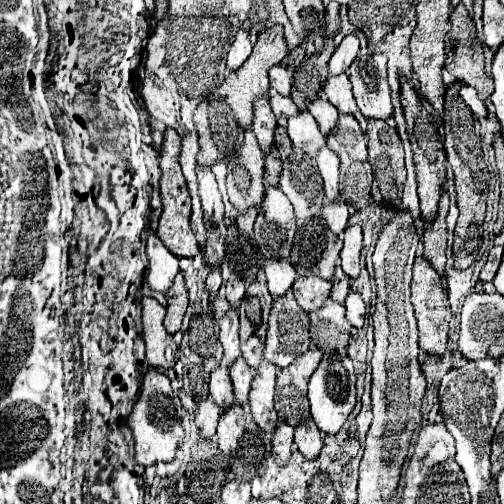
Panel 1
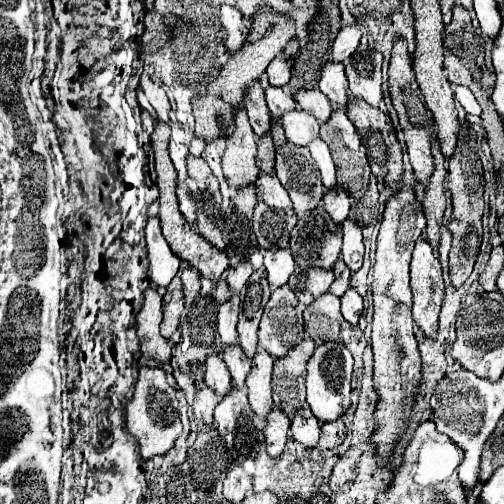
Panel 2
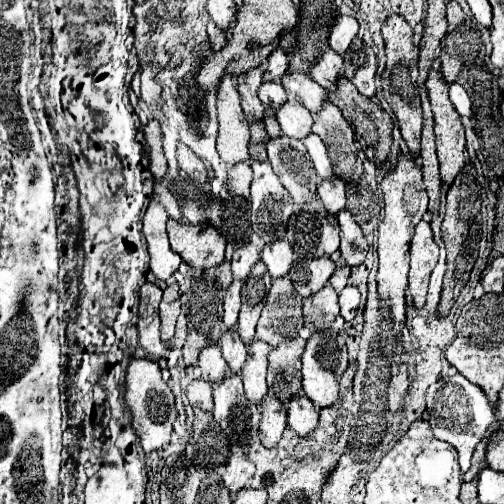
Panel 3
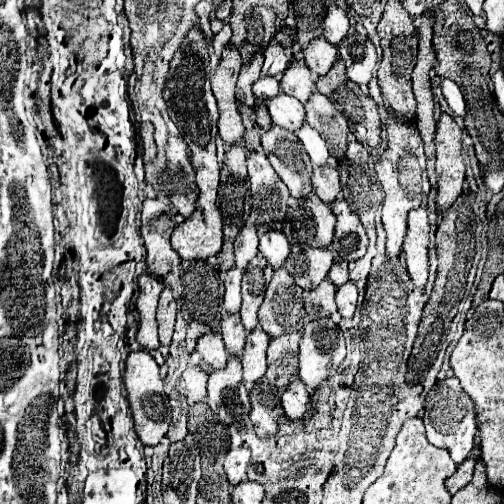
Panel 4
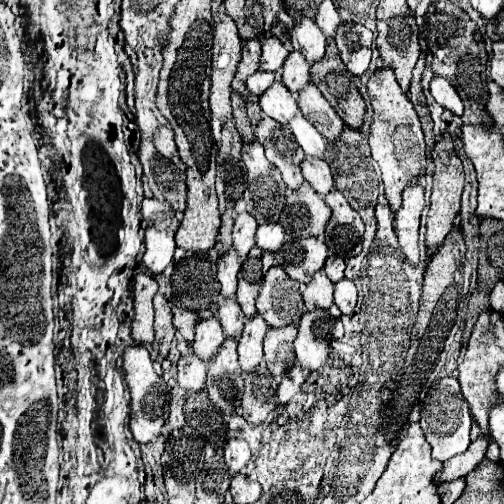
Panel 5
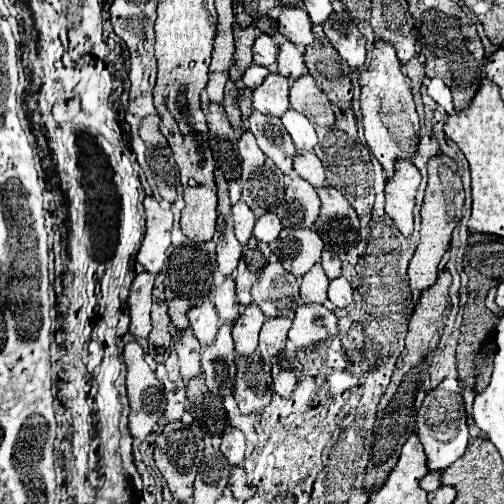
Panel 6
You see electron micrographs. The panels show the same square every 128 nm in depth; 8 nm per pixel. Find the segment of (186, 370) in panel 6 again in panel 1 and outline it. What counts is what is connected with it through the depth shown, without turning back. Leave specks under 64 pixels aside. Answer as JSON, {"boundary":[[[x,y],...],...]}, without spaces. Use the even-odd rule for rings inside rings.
{"boundary":[[[202,400],[196,410],[196,422],[200,436],[210,440],[216,434],[216,424],[220,420],[220,408],[212,400]]]}

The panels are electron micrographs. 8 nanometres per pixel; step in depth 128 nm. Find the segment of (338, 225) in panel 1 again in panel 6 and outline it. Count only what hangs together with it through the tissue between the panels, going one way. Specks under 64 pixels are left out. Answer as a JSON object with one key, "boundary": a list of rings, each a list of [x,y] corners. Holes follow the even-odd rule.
{"boundary":[[[298,152],[294,160],[294,170],[308,180],[314,188],[322,188],[326,182],[326,172],[320,158],[314,152]]]}

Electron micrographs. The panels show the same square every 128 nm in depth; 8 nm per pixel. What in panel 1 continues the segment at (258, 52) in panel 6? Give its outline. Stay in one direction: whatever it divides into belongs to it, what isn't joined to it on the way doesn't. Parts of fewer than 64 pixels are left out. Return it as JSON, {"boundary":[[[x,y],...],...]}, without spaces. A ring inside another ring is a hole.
{"boundary":[[[278,64],[278,66],[272,66],[268,72],[270,72],[270,86],[272,86],[278,94],[282,94],[282,96],[290,96],[292,78],[290,78],[288,70]]]}

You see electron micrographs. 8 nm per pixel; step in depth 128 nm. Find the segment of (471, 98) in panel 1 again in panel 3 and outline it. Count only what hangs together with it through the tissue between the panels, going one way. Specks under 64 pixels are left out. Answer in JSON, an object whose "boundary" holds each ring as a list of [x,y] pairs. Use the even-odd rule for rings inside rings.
{"boundary":[[[450,84],[450,100],[460,116],[472,116],[472,100],[460,84]]]}

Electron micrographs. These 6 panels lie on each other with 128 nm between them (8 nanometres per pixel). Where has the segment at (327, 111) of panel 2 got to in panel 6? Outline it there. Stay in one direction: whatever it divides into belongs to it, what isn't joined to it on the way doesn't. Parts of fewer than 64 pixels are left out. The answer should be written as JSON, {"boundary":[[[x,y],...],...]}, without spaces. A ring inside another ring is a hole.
{"boundary":[[[284,42],[278,50],[278,72],[288,78],[290,82],[298,80],[306,72],[304,64],[304,50],[296,48],[292,42]]]}

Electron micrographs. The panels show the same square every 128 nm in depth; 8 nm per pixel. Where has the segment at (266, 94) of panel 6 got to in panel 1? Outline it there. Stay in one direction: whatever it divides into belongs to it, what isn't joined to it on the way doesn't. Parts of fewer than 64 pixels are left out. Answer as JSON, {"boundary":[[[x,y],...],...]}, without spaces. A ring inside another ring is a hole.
{"boundary":[[[300,112],[288,120],[288,136],[292,140],[292,154],[310,154],[314,160],[318,150],[326,144],[326,138],[310,112]]]}

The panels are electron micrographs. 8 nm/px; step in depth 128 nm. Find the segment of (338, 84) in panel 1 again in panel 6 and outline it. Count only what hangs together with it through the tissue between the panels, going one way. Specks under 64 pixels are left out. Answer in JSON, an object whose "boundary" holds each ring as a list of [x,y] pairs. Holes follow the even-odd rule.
{"boundary":[[[284,8],[278,16],[278,30],[286,36],[292,44],[306,48],[314,44],[312,20],[302,8]]]}

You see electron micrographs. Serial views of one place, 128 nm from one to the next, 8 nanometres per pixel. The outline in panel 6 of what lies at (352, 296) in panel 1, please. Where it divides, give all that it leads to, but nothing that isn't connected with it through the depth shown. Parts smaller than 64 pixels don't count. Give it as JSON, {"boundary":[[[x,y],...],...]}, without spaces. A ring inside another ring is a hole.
{"boundary":[[[340,276],[340,278],[330,282],[330,286],[328,286],[328,300],[336,308],[346,308],[348,304],[352,304],[352,286],[350,286],[350,282],[344,276]]]}

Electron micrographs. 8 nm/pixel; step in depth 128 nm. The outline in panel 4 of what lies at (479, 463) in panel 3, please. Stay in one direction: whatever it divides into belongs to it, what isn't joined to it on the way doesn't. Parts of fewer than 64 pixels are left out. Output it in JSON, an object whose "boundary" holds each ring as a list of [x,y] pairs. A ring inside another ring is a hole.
{"boundary":[[[468,458],[468,460],[464,460],[464,464],[460,464],[460,466],[458,466],[456,474],[448,478],[448,490],[450,490],[452,494],[456,494],[456,492],[458,492],[458,488],[466,486],[466,484],[472,480],[474,466],[476,466],[476,458]]]}

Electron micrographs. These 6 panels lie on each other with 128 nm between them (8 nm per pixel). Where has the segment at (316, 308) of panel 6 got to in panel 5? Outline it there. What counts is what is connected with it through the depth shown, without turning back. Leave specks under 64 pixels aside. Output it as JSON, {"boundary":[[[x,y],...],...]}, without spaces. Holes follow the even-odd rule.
{"boundary":[[[326,310],[306,312],[298,322],[294,352],[304,372],[316,372],[330,358],[330,342],[334,340],[336,320]]]}

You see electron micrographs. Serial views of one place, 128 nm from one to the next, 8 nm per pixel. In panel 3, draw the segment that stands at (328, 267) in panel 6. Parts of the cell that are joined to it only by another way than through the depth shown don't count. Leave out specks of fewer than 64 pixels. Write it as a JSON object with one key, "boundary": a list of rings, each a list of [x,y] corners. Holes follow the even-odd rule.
{"boundary":[[[340,258],[340,260],[336,262],[336,270],[334,270],[332,278],[330,278],[330,286],[332,286],[336,292],[340,292],[340,290],[348,284],[348,276],[350,276],[350,266],[346,266],[346,262]]]}

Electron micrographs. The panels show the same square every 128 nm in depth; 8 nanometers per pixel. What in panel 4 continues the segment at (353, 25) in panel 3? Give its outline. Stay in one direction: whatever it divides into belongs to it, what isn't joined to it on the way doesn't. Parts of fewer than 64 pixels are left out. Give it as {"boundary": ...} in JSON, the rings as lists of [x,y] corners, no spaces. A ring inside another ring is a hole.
{"boundary":[[[330,8],[324,22],[322,22],[322,26],[324,26],[326,40],[330,44],[338,46],[344,40],[344,36],[348,34],[348,30],[350,30],[350,20],[348,20],[348,16],[346,16],[346,12],[342,8]]]}

